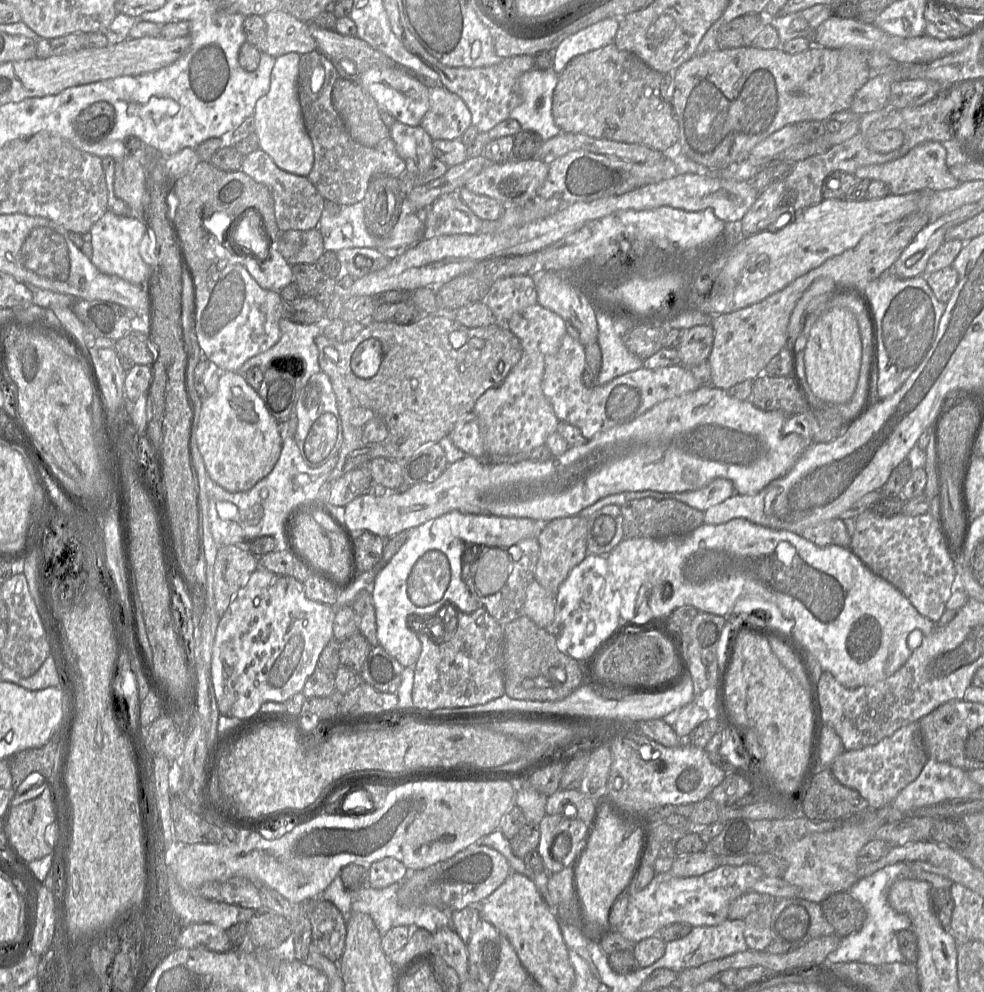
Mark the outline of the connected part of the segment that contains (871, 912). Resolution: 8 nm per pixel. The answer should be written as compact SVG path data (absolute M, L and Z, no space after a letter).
M913 864L889 865L870 876L859 879L848 892L866 908L868 912L867 922L859 932L842 937L838 948L826 957L825 961L828 962L828 966L841 962L861 962L873 965L906 962L906 959L899 950L897 933L901 930L912 929L912 921L908 916L895 911L888 903L889 889L899 879L926 881L932 886L932 889L949 889L953 884L949 879L926 872Z

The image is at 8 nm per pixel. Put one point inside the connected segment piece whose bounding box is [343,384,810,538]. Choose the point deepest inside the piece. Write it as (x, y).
(681, 444)

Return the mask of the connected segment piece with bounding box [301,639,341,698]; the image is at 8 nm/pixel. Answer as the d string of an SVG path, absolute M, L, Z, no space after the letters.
M332 639L323 649L315 671L307 679L301 692L306 698L328 697L336 691L335 676L341 666L339 659L340 642Z

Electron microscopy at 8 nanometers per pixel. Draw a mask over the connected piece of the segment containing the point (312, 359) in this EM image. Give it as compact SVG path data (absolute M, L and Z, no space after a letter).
M282 317L279 326L281 330L279 341L267 351L248 359L237 372L244 375L253 367L259 367L263 372L272 361L283 361L279 366L300 367L300 371L304 371L300 375L303 388L312 375L321 371L315 338L323 334L323 323L297 324Z

